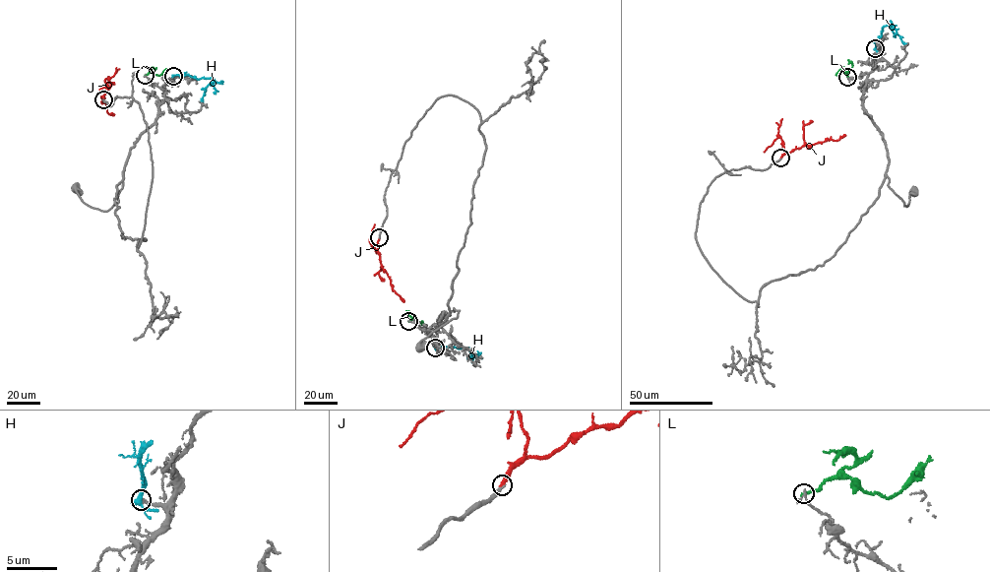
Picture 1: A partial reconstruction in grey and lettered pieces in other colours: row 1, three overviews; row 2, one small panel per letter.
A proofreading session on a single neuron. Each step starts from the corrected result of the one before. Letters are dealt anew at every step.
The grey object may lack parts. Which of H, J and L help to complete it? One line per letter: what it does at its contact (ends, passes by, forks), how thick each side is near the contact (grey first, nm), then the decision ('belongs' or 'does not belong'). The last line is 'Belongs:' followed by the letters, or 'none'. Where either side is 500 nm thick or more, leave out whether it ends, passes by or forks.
H: it forks; calibres 240 and 280 nm; does not belong
J: it ends; calibres 240 and 280 nm; does not belong
L: it ends; calibres 220 and 240 nm; does not belong
Belongs: none

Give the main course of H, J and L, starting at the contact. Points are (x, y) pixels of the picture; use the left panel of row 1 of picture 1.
H: (173, 76), (212, 78), (214, 81), (206, 87), (203, 102)
J: (103, 99), (100, 96), (108, 113), (113, 115)
L: (145, 75), (153, 73), (159, 75), (166, 69)

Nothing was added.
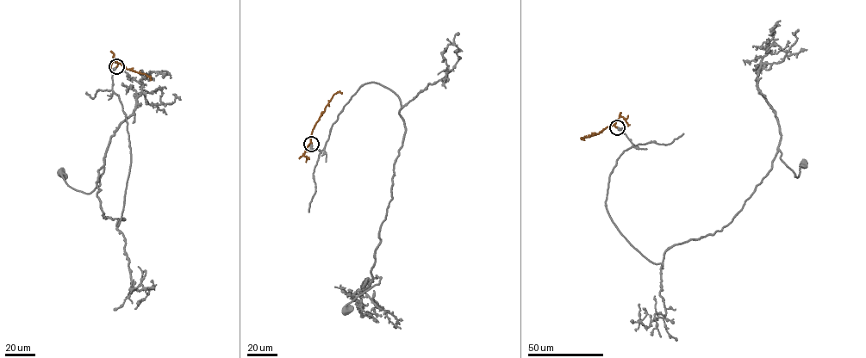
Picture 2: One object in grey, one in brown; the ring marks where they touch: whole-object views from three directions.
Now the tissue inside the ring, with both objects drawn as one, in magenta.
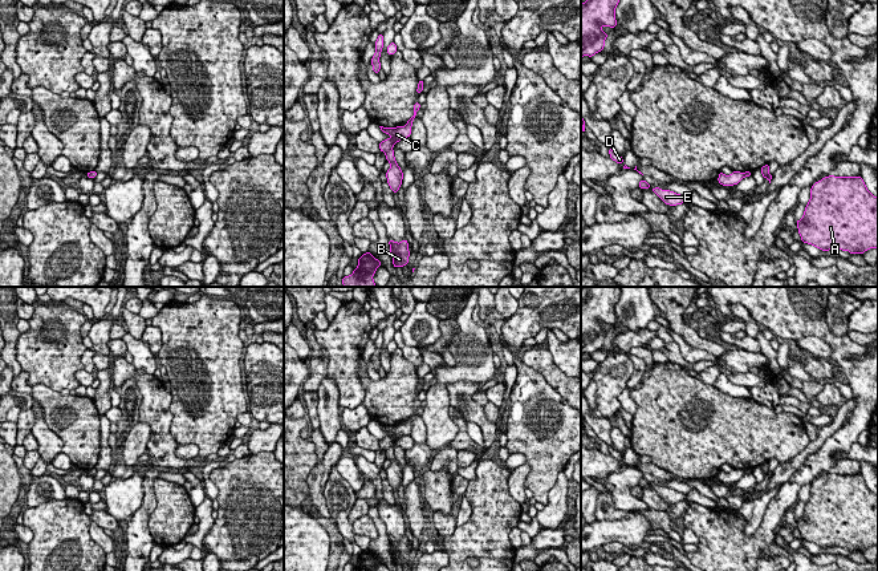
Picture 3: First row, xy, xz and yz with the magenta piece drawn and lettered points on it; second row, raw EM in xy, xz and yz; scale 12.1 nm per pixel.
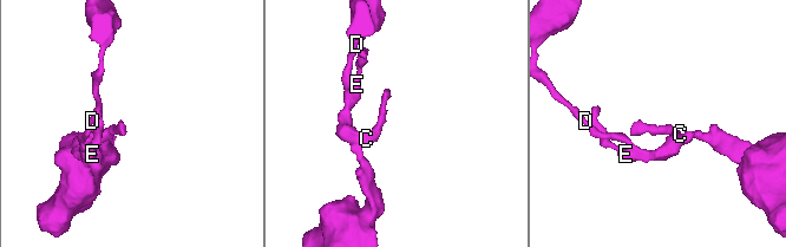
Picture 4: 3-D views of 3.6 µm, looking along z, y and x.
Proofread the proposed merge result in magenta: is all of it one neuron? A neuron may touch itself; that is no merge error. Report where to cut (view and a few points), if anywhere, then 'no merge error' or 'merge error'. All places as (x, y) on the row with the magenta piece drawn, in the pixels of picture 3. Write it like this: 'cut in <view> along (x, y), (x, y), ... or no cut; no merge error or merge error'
cut in xz along (391, 148), (385, 153); merge error

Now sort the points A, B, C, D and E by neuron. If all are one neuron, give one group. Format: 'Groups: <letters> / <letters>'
Groups: A B / C D E

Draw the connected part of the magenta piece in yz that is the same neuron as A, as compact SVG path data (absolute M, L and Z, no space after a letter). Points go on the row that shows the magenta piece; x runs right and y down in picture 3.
M829 175L812 186L809 203L796 224L804 243L822 251L842 250L862 255L866 250L878 250L878 198L867 190L861 175Z

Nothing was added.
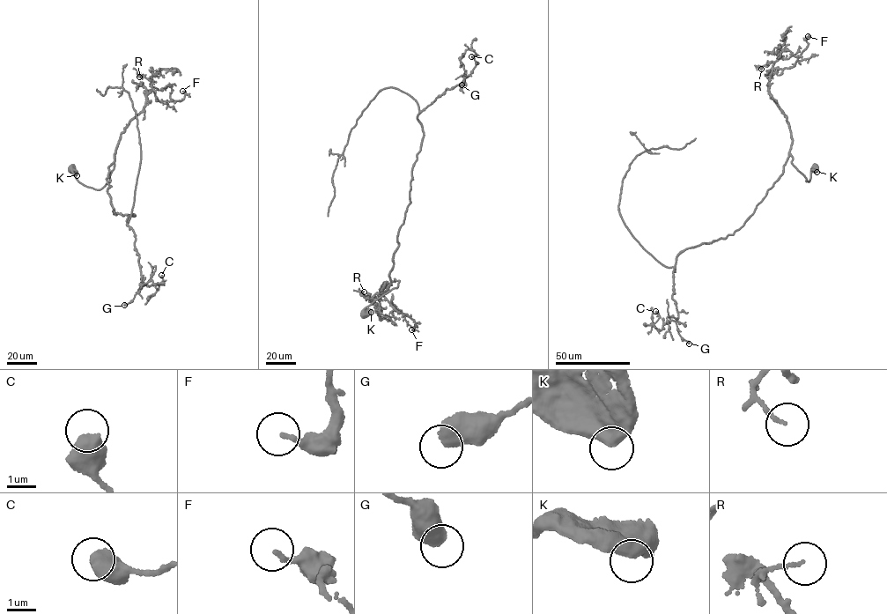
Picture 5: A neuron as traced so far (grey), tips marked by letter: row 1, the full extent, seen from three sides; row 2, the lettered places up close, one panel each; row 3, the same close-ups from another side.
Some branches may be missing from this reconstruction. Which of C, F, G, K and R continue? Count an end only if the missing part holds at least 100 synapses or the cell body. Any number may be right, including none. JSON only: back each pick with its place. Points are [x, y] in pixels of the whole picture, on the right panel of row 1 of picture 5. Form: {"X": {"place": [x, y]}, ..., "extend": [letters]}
{"extend": []}

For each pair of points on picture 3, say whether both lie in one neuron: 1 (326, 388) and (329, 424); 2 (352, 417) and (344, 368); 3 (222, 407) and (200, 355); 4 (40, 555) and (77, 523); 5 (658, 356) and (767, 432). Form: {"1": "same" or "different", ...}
{"1": "same", "2": "different", "3": "same", "4": "same", "5": "different"}

